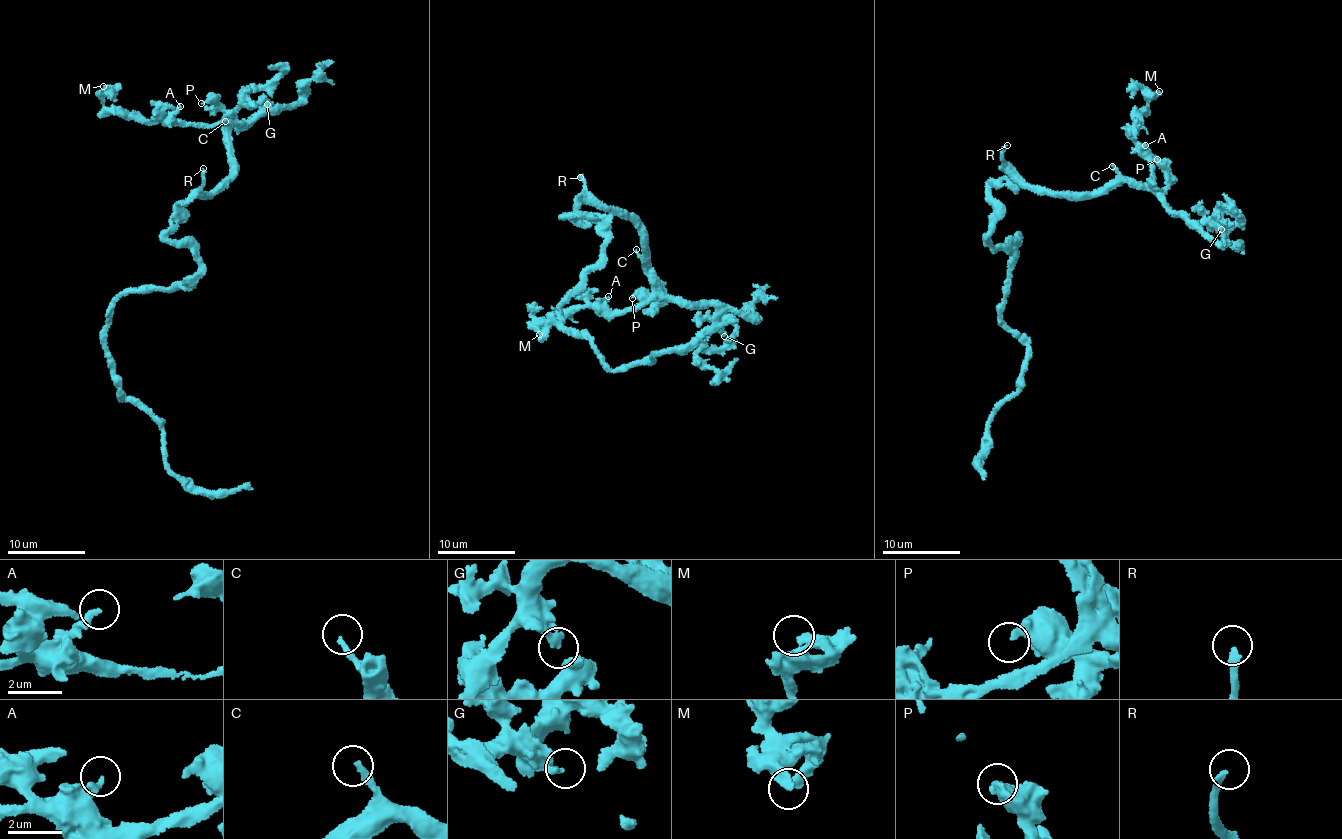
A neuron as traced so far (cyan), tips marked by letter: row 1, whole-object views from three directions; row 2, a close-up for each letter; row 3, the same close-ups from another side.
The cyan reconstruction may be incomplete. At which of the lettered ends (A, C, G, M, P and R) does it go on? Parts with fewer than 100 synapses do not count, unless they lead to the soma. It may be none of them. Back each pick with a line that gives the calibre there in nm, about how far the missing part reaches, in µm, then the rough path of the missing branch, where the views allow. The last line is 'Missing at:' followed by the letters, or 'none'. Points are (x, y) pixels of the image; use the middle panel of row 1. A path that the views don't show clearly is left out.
C: Thickness 200 nm. Missing length about 20 µm. Course of what is missing: (636, 249), (621, 238), (598, 235), (603, 214), (642, 201), (670, 216)
R: Thickness 280 nm. Missing length about 60 µm. Course of what is missing: (580, 177), (593, 154), (584, 142), (565, 149), (574, 163), (582, 134), (602, 184), (565, 232)
Missing at: C, R

